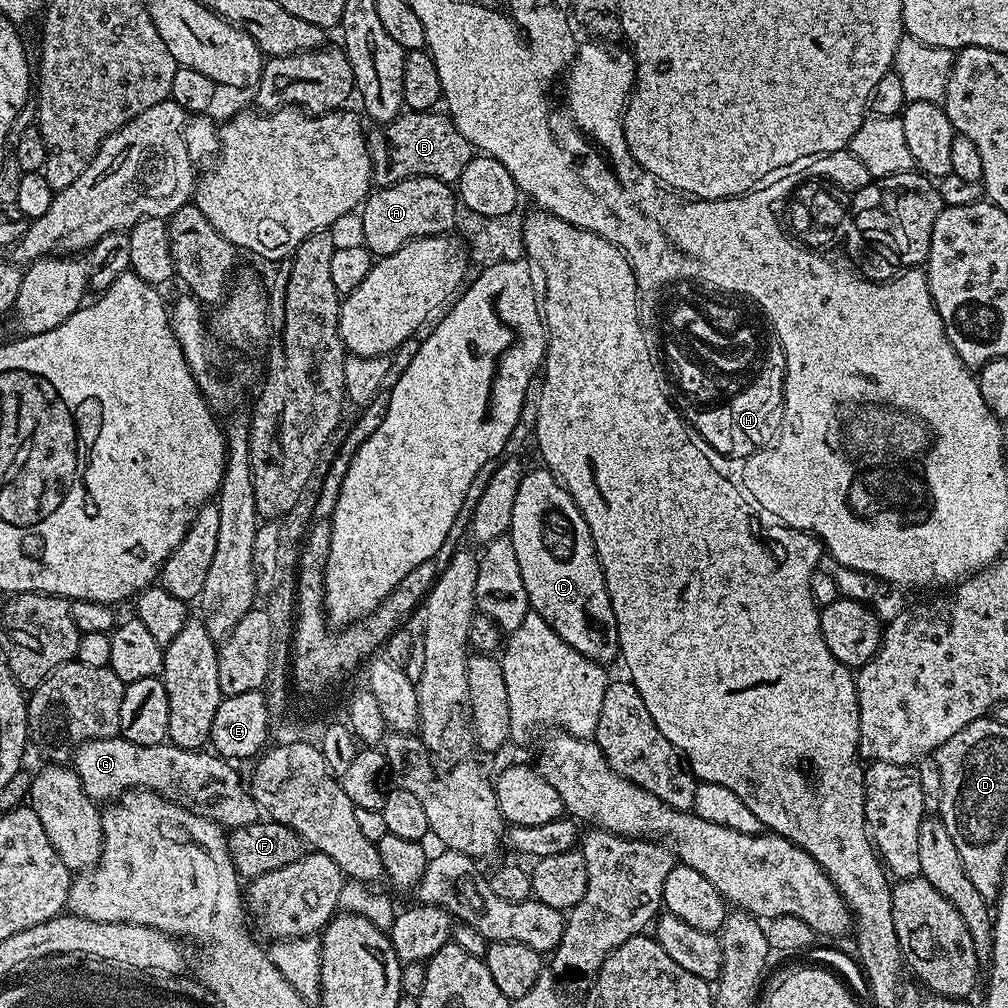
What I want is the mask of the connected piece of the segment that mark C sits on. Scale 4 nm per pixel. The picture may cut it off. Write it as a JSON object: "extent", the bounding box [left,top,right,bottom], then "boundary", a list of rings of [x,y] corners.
{"extent":[510,466,620,666],"boundary":[[[537,466],[533,472],[525,471],[521,485],[515,495],[510,539],[514,546],[514,555],[518,558],[518,570],[522,574],[522,586],[526,586],[528,606],[542,619],[551,624],[553,630],[578,654],[595,660],[605,666],[619,657],[620,643],[614,610],[610,606],[610,594],[604,581],[604,572],[600,569],[600,559],[596,557],[596,547],[586,526],[586,518],[578,510],[574,498],[556,479],[556,475],[543,466]]]}

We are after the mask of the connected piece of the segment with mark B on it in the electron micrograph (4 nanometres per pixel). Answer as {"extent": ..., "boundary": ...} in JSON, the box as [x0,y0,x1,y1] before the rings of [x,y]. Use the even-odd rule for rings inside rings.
{"extent":[367,111,474,188],"boundary":[[[401,111],[395,120],[386,126],[376,126],[367,133],[368,153],[372,163],[372,182],[376,188],[388,188],[415,176],[429,176],[445,182],[459,180],[466,162],[474,155],[472,143],[454,126],[447,115],[439,111],[410,112]]]}

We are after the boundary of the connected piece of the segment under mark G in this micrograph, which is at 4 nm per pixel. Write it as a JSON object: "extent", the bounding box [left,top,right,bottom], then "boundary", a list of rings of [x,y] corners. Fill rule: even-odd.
{"extent":[70,734,261,830],"boundary":[[[117,734],[77,744],[73,752],[76,753],[70,761],[71,767],[91,800],[115,802],[133,790],[143,790],[156,792],[162,798],[205,816],[228,830],[261,819],[261,809],[252,797],[245,777],[243,780],[227,759],[211,751],[180,748],[171,742],[138,746]]]}

